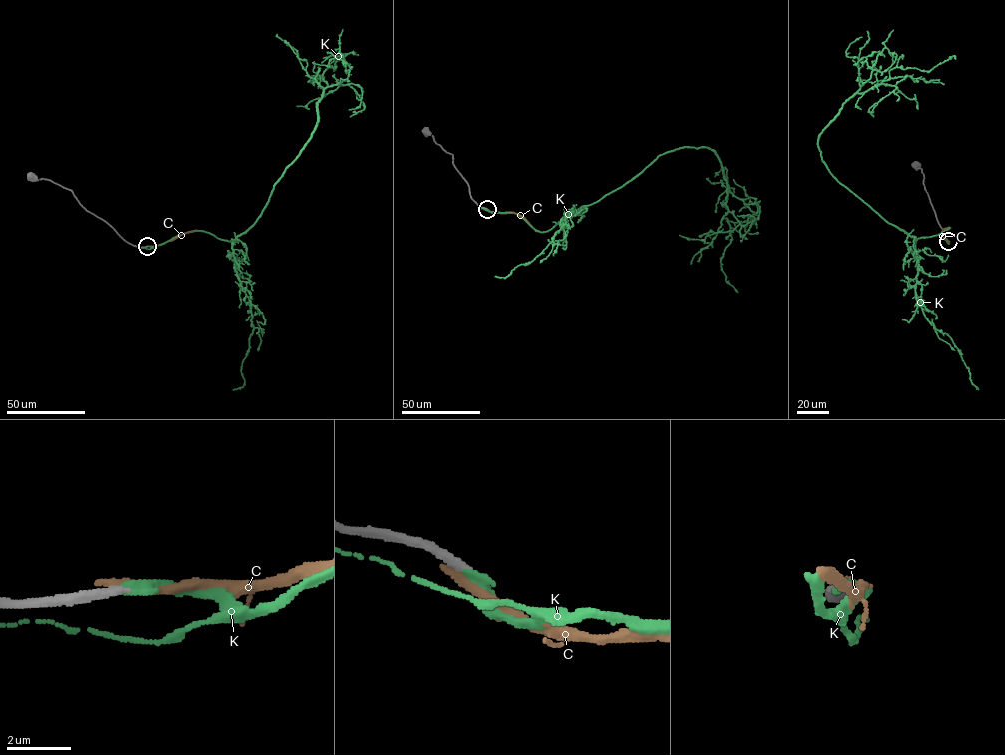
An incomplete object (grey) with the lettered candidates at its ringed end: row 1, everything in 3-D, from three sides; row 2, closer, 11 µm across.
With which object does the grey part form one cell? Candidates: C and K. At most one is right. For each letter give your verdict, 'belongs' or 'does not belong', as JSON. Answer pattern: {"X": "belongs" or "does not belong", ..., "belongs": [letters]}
{"C": "does not belong", "K": "belongs", "belongs": ["K"]}

